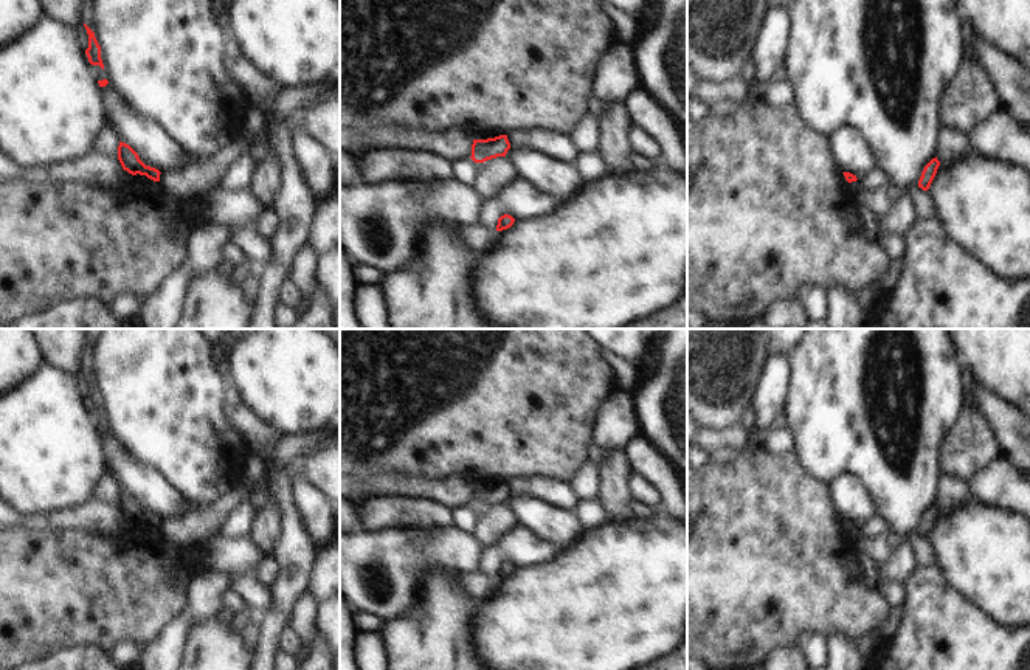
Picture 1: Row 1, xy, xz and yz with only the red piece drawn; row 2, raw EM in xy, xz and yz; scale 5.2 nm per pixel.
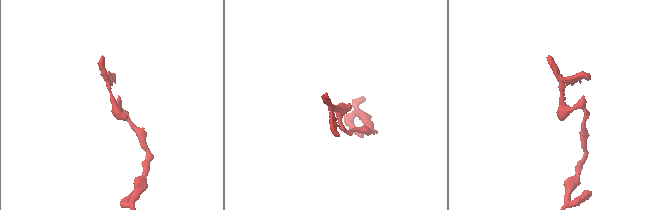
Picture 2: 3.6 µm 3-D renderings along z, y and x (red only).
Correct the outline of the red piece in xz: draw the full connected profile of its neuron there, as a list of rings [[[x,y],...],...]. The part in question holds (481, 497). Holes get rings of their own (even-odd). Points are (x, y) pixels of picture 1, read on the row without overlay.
[[[499,482],[487,487],[473,487],[472,492],[472,507],[475,510],[484,510],[496,504],[506,504],[510,496],[507,482]]]

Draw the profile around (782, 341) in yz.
[[[763,329],[768,335],[769,354],[788,355],[793,352],[808,329]]]

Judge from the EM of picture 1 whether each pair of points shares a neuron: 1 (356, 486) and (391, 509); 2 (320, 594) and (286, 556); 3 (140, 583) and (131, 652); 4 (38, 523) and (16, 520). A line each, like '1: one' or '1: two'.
1: two
2: two
3: two
4: one

